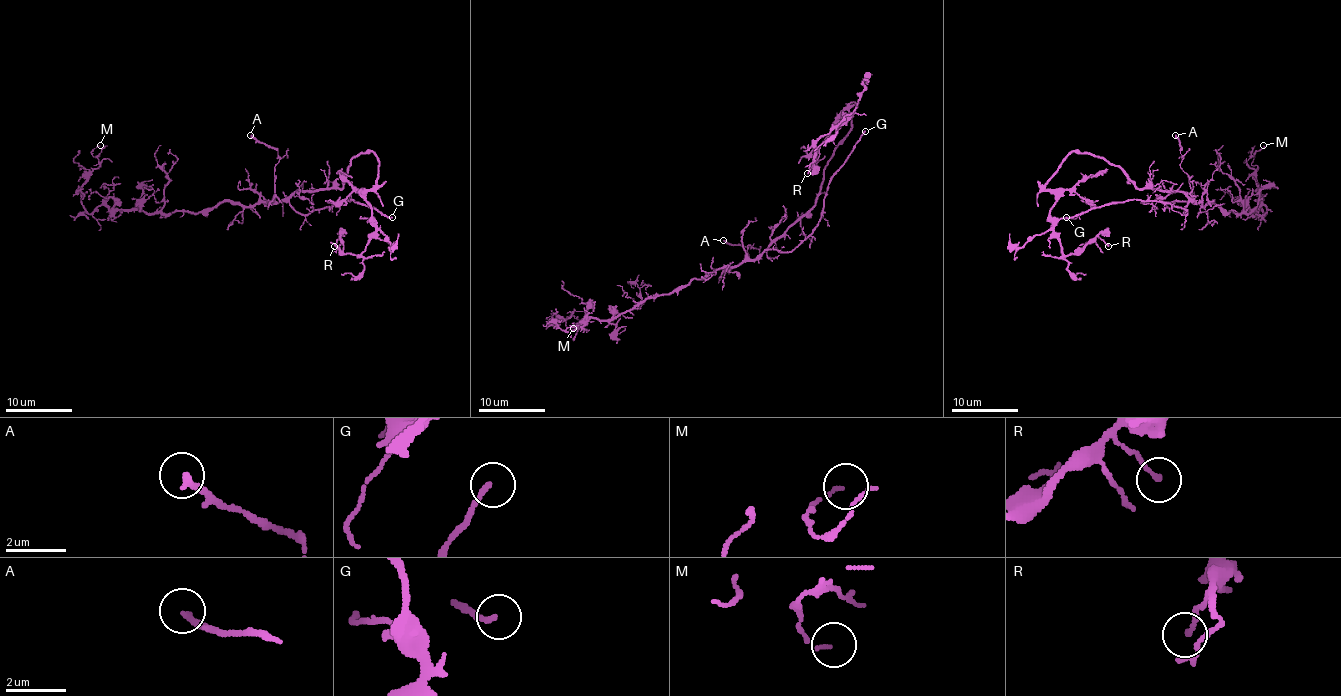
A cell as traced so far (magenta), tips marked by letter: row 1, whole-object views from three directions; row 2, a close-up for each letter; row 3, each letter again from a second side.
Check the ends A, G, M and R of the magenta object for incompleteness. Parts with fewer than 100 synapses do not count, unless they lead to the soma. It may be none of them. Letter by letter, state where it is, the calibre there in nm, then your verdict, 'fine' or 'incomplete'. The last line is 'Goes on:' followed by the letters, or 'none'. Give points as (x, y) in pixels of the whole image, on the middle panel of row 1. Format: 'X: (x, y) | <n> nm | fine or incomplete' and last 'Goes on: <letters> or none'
A: (723, 240) | 240 nm | fine
G: (865, 131) | 160 nm | incomplete
M: (573, 328) | 80 nm | fine
R: (807, 173) | 140 nm | fine
Goes on: G

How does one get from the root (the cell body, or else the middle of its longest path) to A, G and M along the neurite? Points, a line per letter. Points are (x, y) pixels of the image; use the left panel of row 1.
A: (299, 192), (279, 202), (275, 200), (274, 167), (279, 162), (279, 155), (274, 149), (250, 135)
G: (299, 192), (289, 199), (289, 204), (300, 214), (310, 214), (352, 199), (374, 207), (386, 217), (392, 217)
M: (299, 192), (279, 202), (95, 219), (82, 184), (98, 167), (92, 152), (100, 145)

